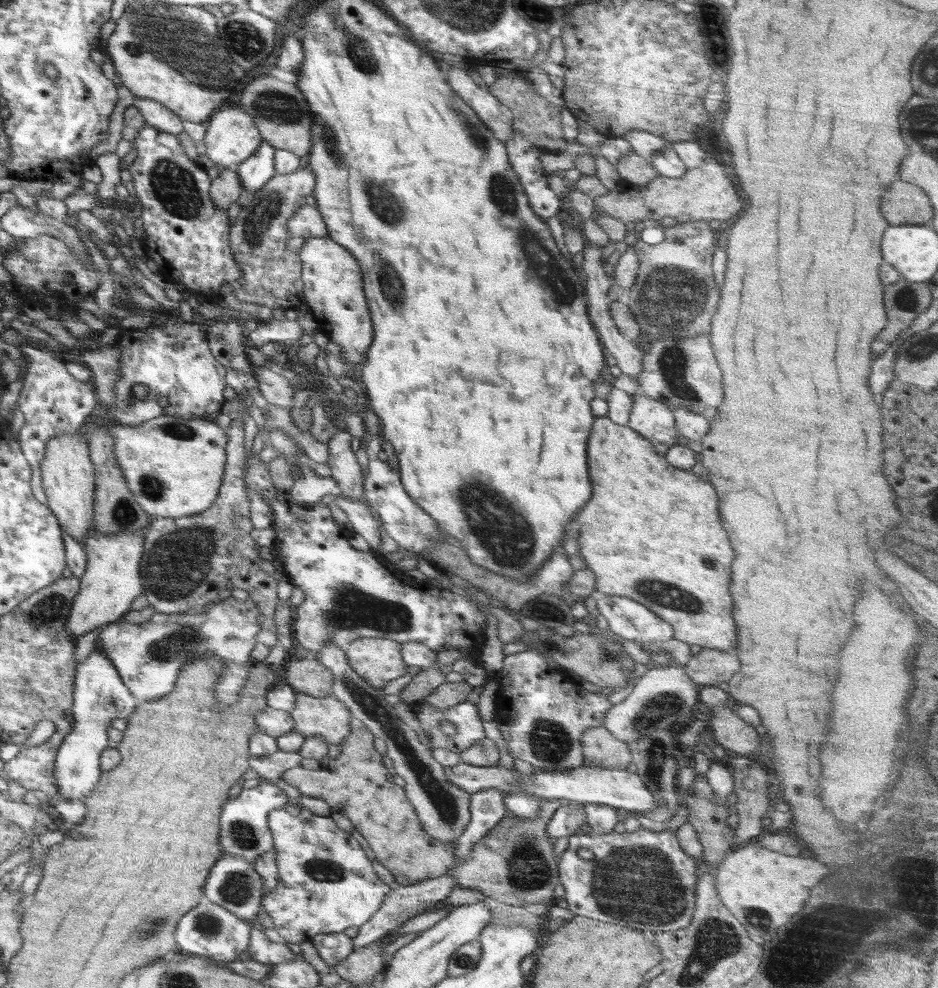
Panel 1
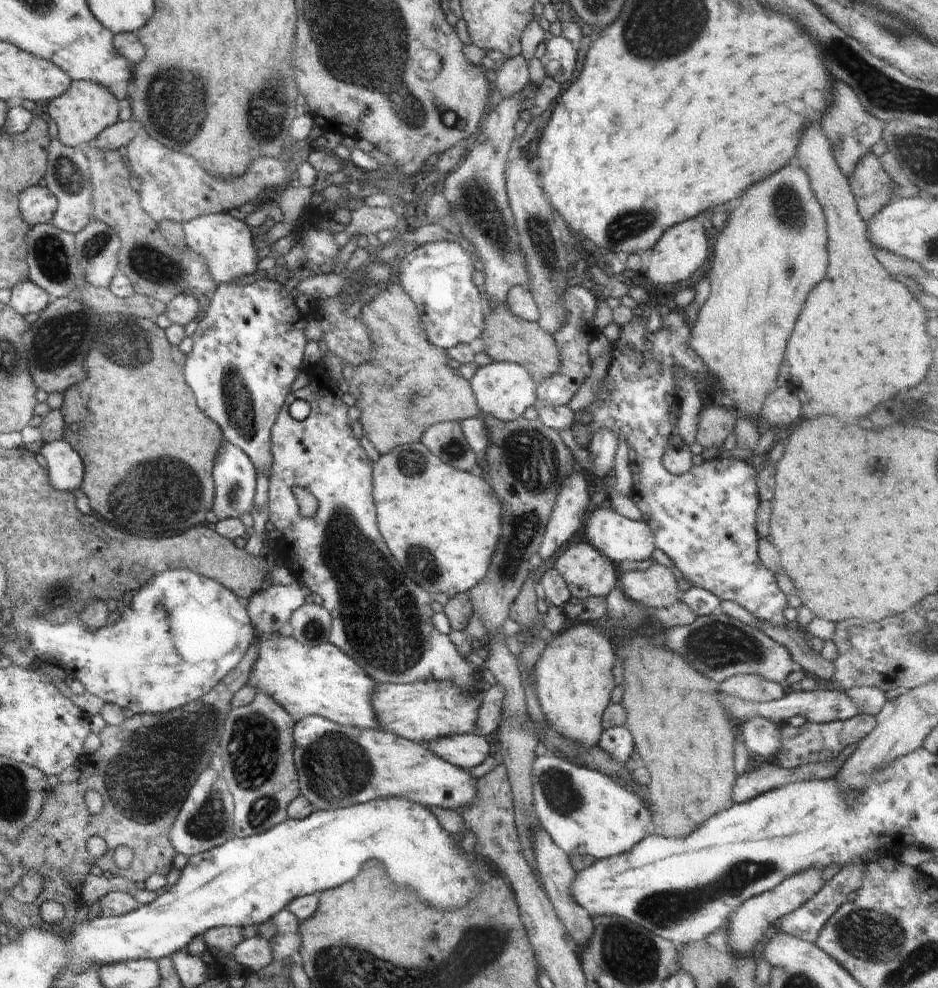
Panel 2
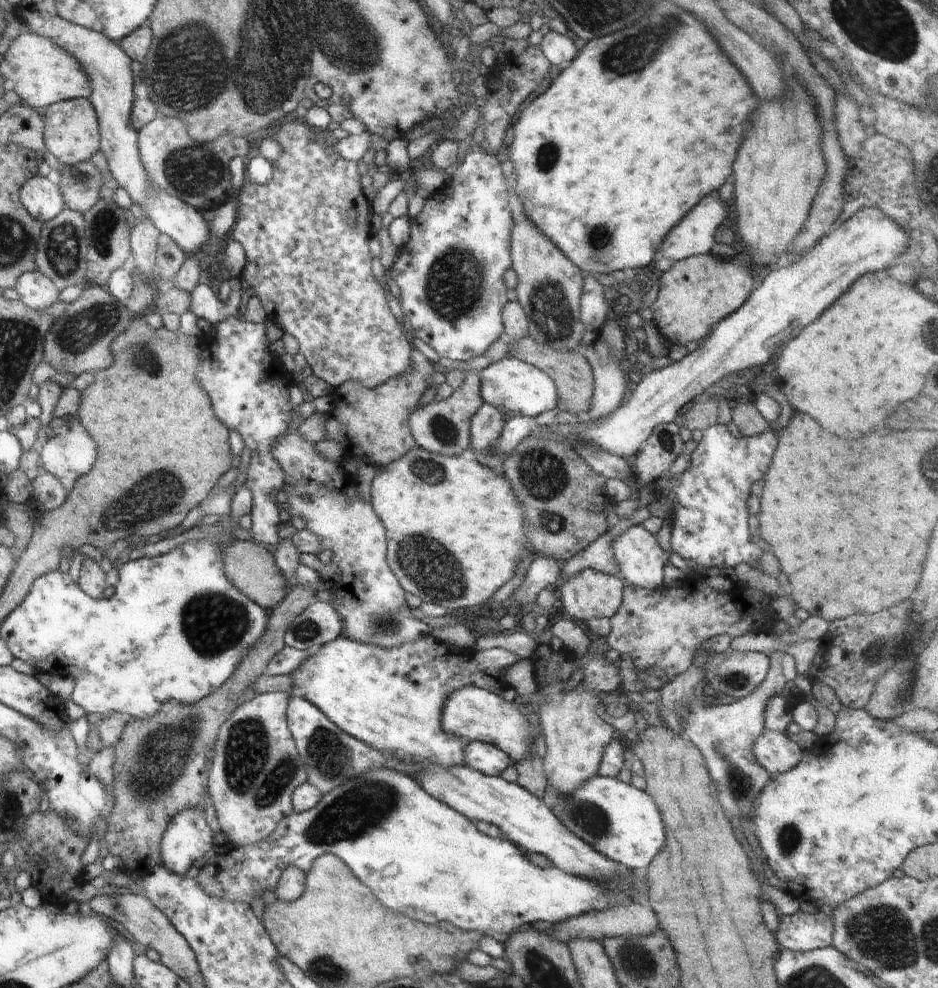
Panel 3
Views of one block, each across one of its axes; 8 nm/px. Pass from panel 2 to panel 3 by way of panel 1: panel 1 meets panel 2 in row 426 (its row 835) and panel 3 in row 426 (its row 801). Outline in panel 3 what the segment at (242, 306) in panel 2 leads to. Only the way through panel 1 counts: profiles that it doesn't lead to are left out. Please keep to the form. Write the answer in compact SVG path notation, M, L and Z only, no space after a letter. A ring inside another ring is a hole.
M242 313L224 318L212 326L212 332L197 339L200 364L196 382L208 394L214 416L229 431L237 432L250 451L245 485L252 494L252 539L260 544L278 544L278 526L282 522L276 496L285 484L285 476L272 456L272 446L293 426L289 392L295 385L294 376L268 348L264 323L249 322Z

